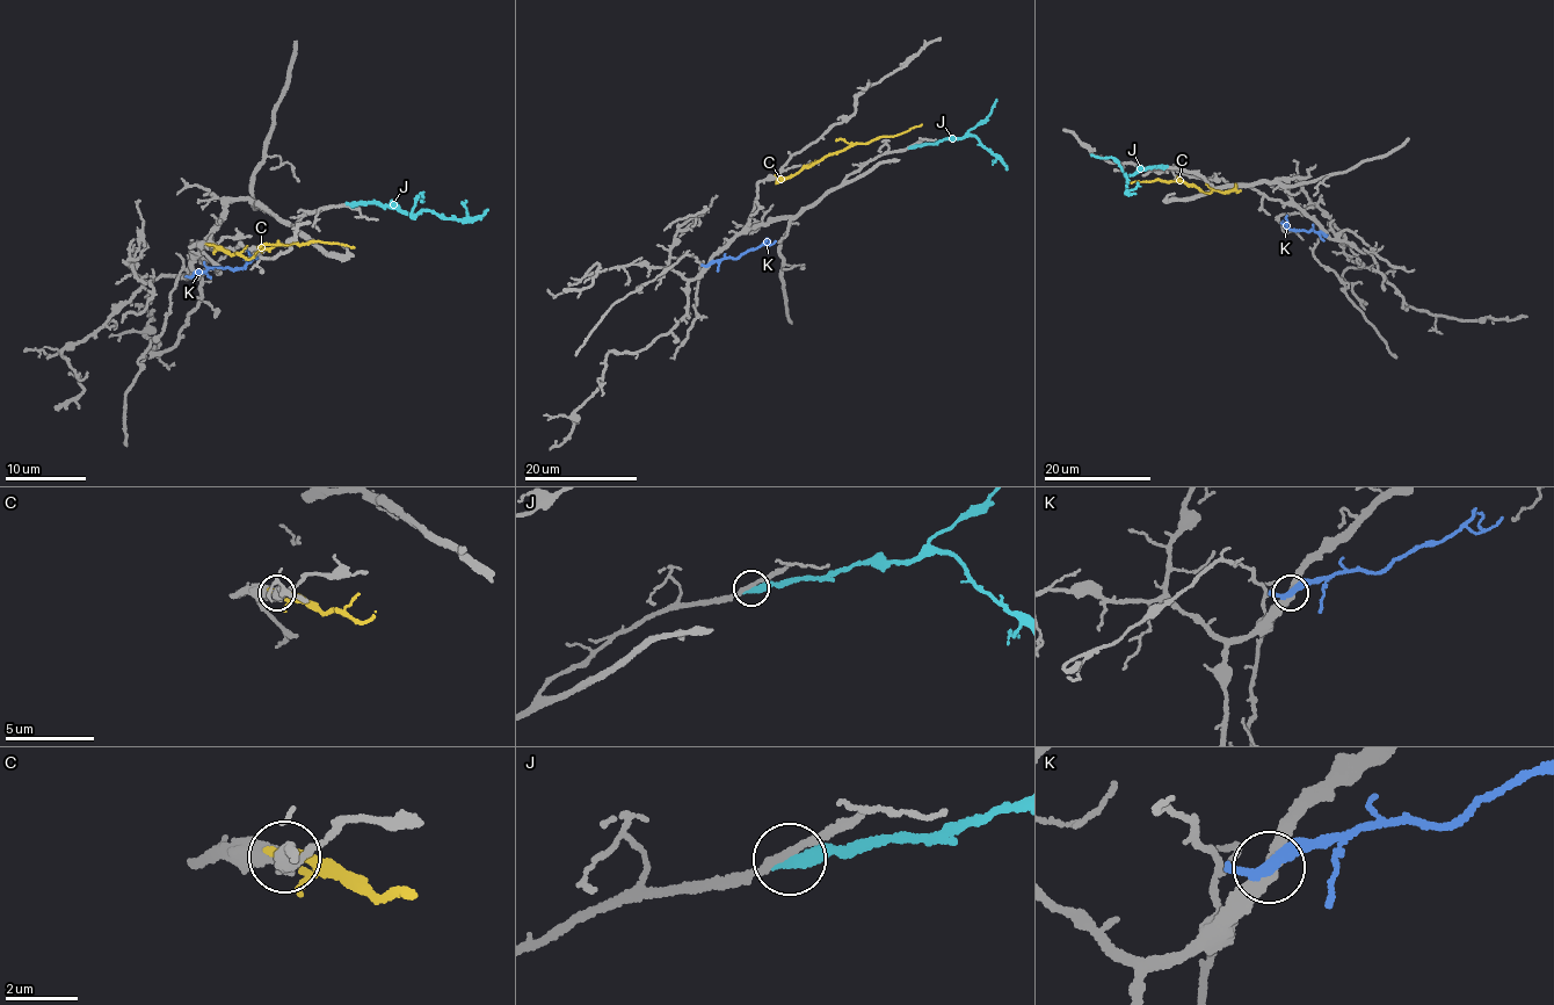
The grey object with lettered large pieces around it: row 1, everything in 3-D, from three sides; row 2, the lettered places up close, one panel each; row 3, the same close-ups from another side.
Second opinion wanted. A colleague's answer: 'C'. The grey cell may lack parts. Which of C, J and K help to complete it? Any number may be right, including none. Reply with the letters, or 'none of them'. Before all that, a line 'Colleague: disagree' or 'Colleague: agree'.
Colleague: disagree
none of them

